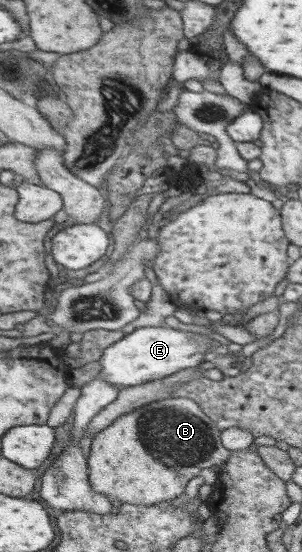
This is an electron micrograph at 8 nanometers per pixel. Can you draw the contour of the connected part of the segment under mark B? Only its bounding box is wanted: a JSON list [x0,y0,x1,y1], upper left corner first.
[88,397,233,505]

